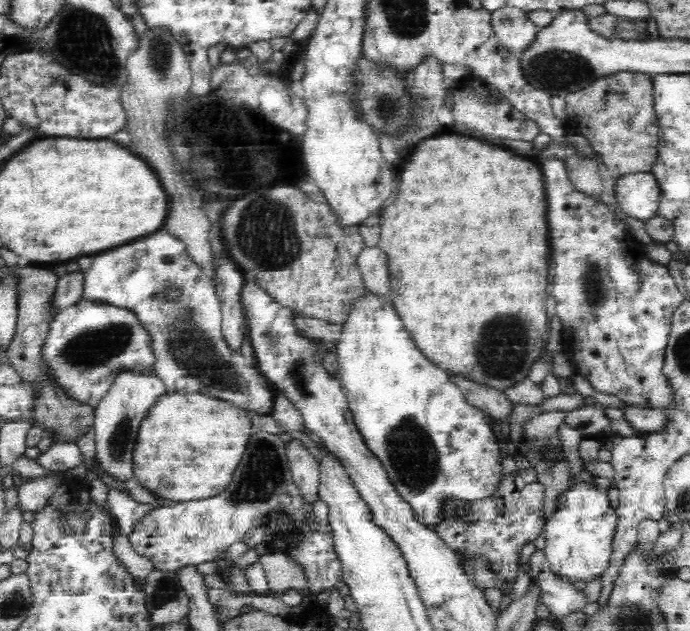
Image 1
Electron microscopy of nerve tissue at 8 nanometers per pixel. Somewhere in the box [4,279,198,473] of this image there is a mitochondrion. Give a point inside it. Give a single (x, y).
(92, 348)

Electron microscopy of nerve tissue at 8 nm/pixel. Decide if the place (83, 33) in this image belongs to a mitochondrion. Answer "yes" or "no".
yes

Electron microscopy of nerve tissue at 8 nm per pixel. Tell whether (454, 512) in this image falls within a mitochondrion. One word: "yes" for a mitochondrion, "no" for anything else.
yes

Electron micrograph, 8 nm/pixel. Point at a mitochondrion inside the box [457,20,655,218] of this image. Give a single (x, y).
(559, 69)

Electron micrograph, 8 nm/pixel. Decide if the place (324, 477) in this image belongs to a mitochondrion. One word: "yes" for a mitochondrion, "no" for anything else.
no

